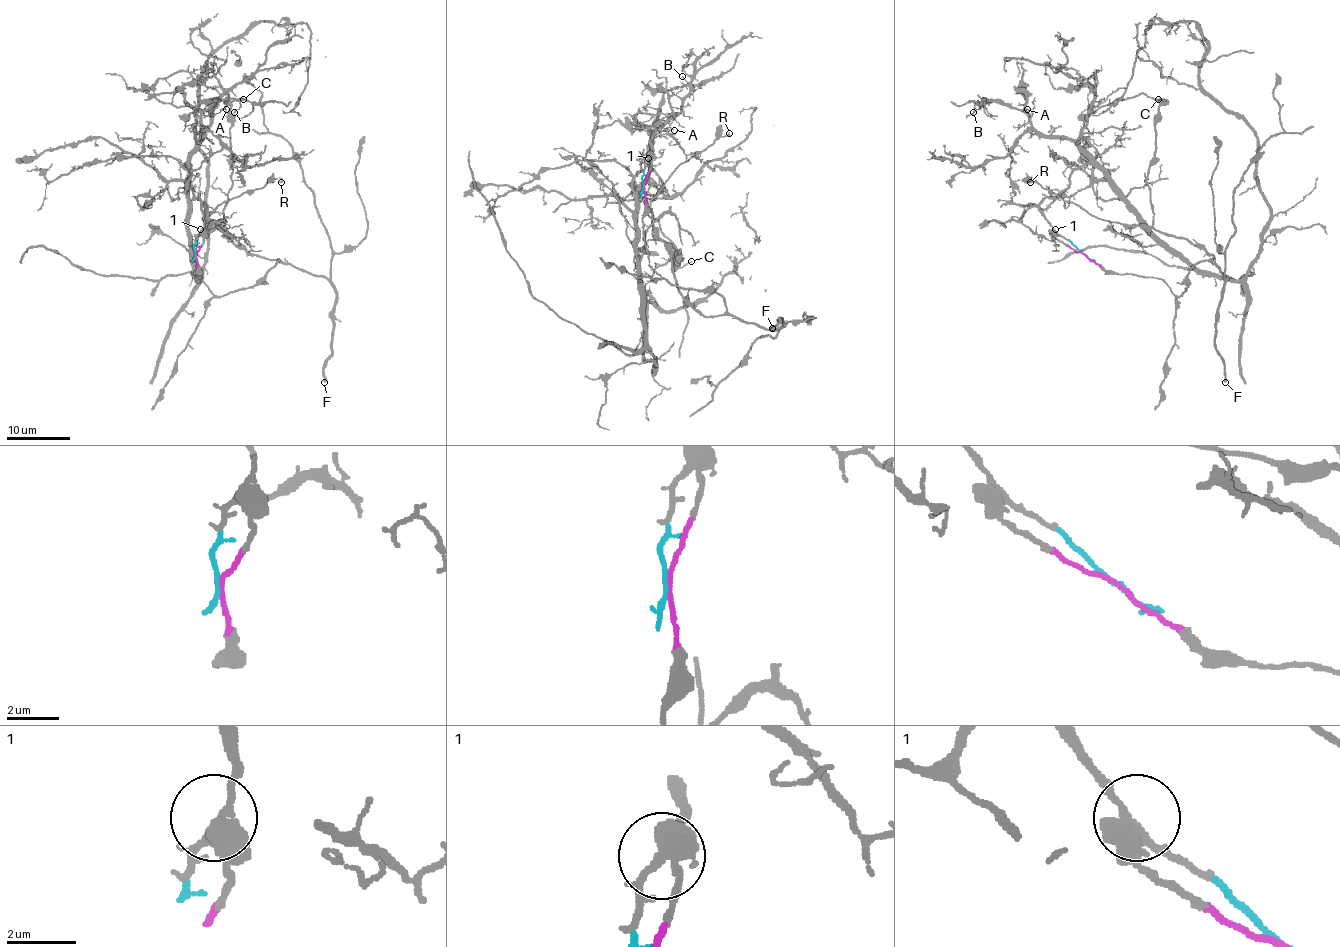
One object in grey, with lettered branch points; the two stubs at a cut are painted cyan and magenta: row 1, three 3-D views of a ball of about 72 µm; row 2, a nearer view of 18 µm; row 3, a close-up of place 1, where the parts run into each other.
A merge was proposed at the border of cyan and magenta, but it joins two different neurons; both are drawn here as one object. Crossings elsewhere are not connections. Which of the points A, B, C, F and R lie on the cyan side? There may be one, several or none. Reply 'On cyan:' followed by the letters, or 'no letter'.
On cyan: A, B

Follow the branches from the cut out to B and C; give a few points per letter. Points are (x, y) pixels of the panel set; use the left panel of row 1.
B: (196, 255), (202, 205), (185, 162), (200, 140), (200, 114), (213, 101), (234, 98), (240, 104), (234, 112)
C: (196, 255), (196, 275), (223, 296), (279, 261), (256, 256), (223, 227), (232, 183), (229, 108), (244, 100)

